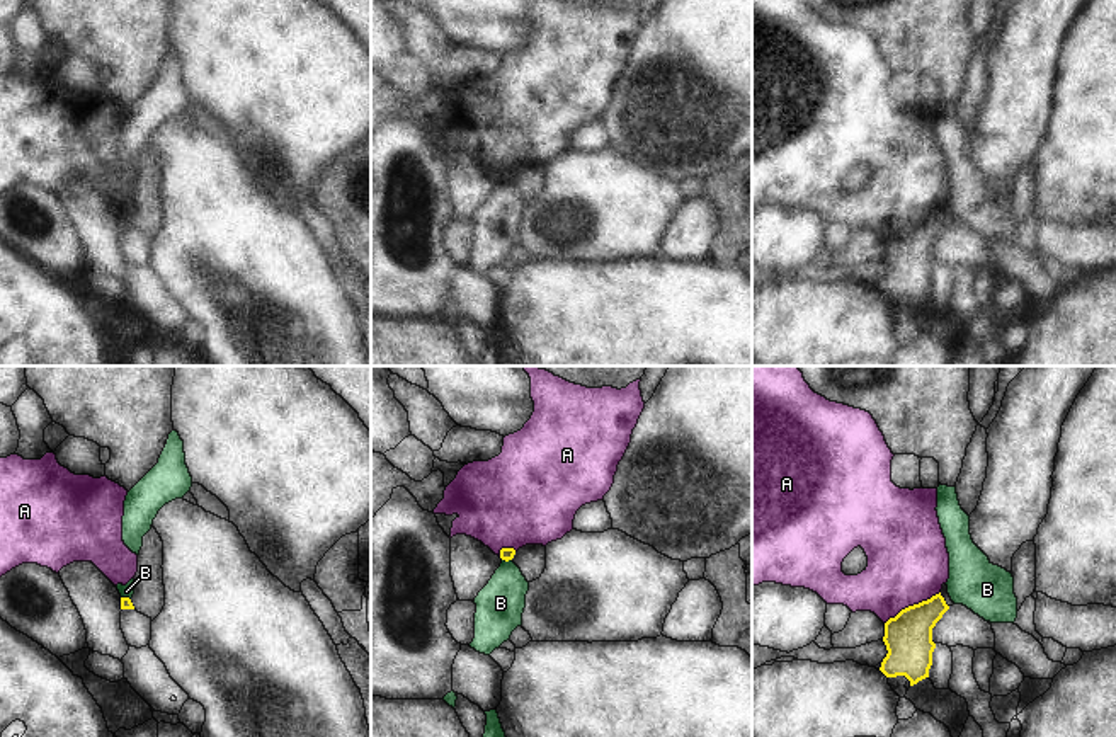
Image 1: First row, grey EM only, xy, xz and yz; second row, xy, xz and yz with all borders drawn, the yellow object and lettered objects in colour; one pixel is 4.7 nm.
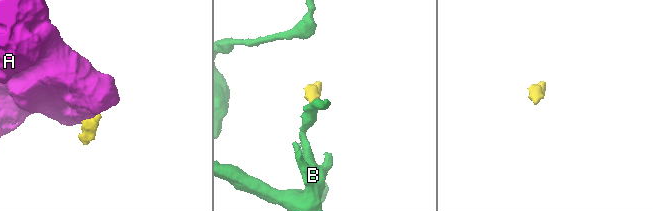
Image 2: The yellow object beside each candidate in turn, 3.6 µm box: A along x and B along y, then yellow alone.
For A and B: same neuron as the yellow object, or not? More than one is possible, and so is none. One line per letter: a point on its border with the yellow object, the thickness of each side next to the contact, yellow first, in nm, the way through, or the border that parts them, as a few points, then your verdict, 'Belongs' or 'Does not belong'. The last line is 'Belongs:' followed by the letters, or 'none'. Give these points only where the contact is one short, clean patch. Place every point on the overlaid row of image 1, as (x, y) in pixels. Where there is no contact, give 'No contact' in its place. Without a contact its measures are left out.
A: Touches yellow at yz (914, 605). Thickness 220 nm (yellow) against 380 nm. Boundary: yz (939, 591), (902, 608), (885, 623). Does not belong
B: Touches yellow at xy (126, 598). Thickness 50 nm (yellow) against 60 nm. Boundary: xy (121, 596), (130, 599). Does not belong
Belongs: none

